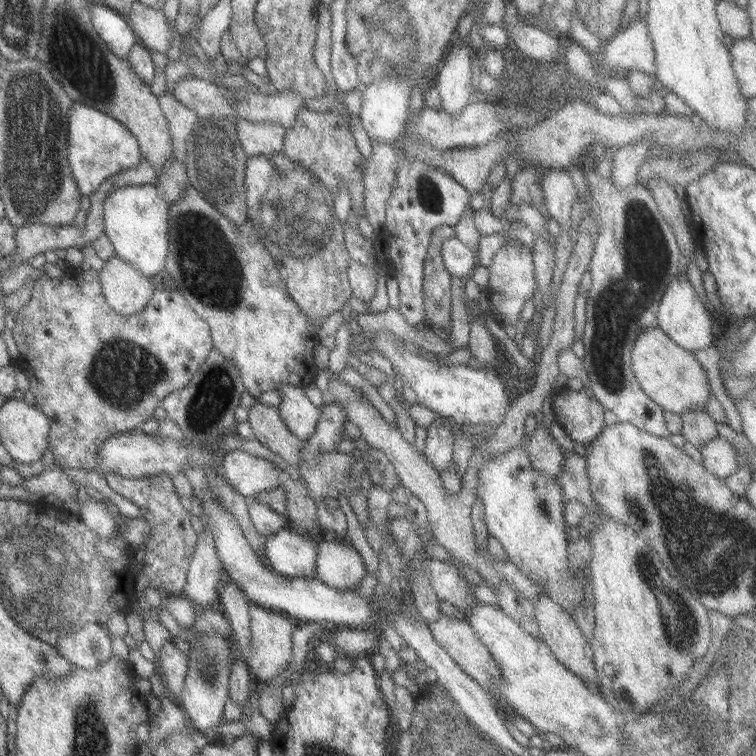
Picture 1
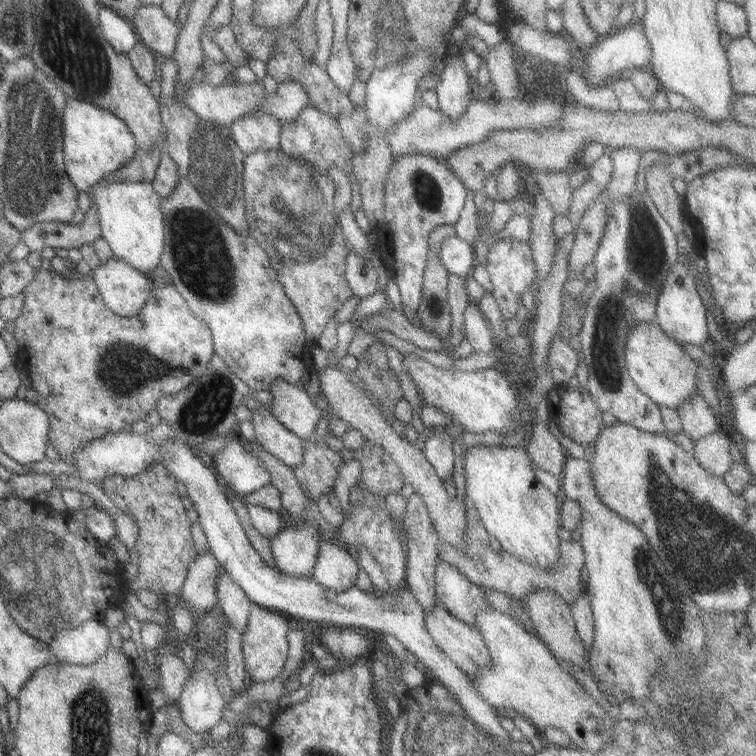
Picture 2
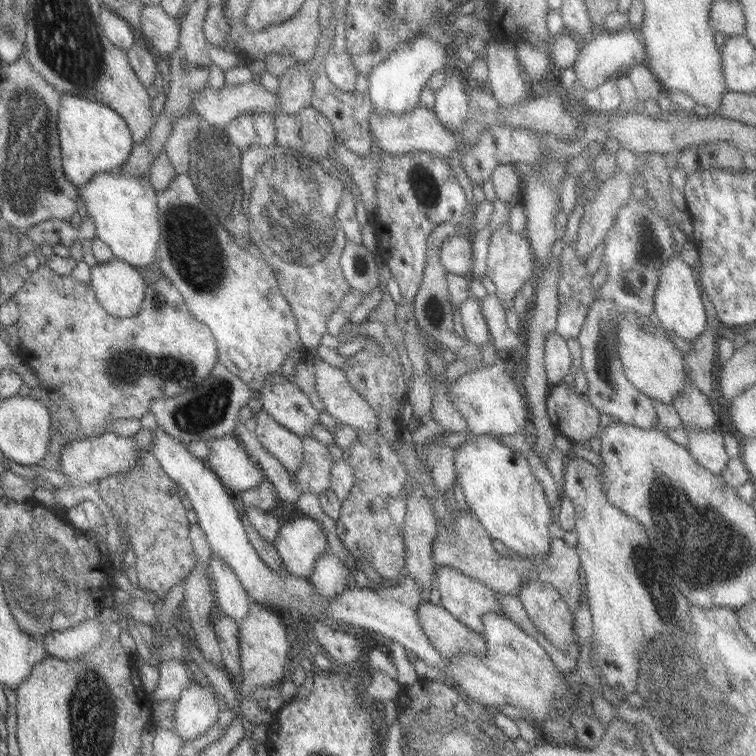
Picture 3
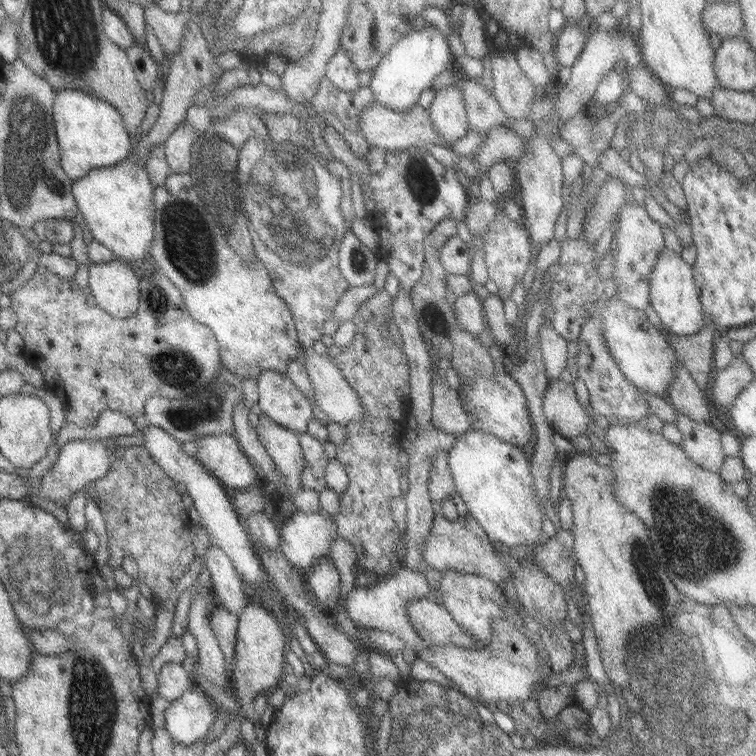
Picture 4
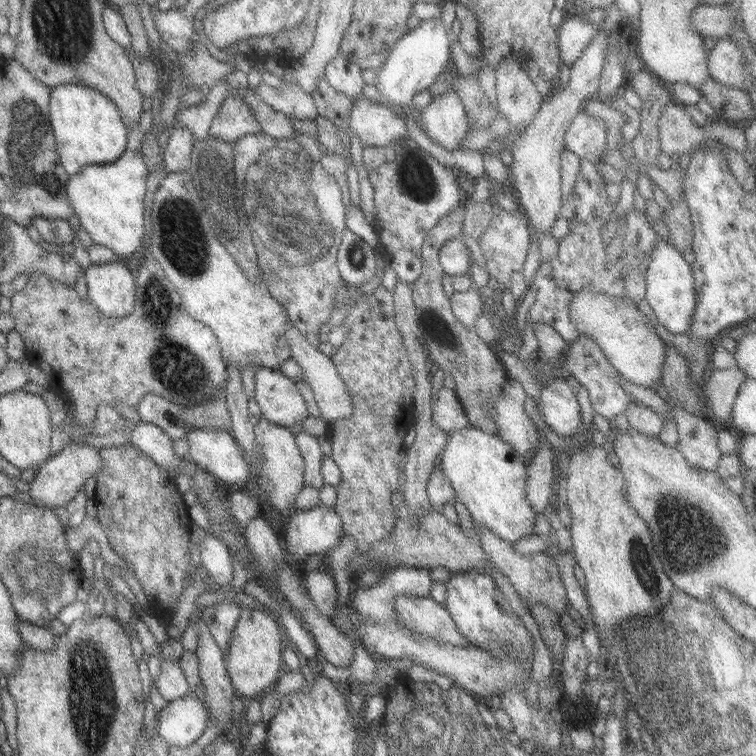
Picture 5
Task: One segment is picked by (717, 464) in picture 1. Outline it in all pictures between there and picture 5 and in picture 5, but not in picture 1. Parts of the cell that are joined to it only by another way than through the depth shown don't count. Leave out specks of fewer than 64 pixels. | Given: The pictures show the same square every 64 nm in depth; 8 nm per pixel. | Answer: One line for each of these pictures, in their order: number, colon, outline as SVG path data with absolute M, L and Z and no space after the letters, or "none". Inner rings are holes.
2: M717 430L715 434L693 440L693 458L707 474L723 478L725 472L729 472L731 466L735 464L729 456L729 444L731 438Z
3: M685 428L689 438L689 454L695 462L713 476L721 476L727 466L727 454L723 452L723 434L713 430L689 430Z
4: M675 412L675 426L681 432L681 450L685 450L687 458L701 466L705 472L719 474L723 466L723 452L719 446L719 432L705 422L693 422L691 418L679 416Z
5: M683 410L673 414L673 424L677 426L679 434L677 450L683 454L683 458L703 472L715 472L721 458L717 448L719 428L713 426L709 418L695 418Z

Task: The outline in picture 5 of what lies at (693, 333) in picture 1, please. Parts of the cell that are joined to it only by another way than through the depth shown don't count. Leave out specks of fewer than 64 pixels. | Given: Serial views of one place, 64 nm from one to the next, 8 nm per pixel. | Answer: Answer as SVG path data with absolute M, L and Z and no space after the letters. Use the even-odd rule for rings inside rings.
M661 242L651 252L651 262L645 270L645 304L653 310L657 324L663 326L665 332L673 336L685 336L687 328L691 328L693 312L695 312L697 294L693 288L693 272L691 266L683 262L681 252L669 246L667 242Z

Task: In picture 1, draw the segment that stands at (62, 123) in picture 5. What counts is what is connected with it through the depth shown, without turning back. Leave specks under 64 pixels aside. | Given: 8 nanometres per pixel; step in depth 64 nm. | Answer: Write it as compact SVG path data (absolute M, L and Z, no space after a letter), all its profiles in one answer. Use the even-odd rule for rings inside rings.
M73 104L69 110L69 130L67 130L67 162L71 176L75 180L81 196L91 196L107 178L135 168L143 156L133 140L133 134L121 126L115 118L81 104Z

